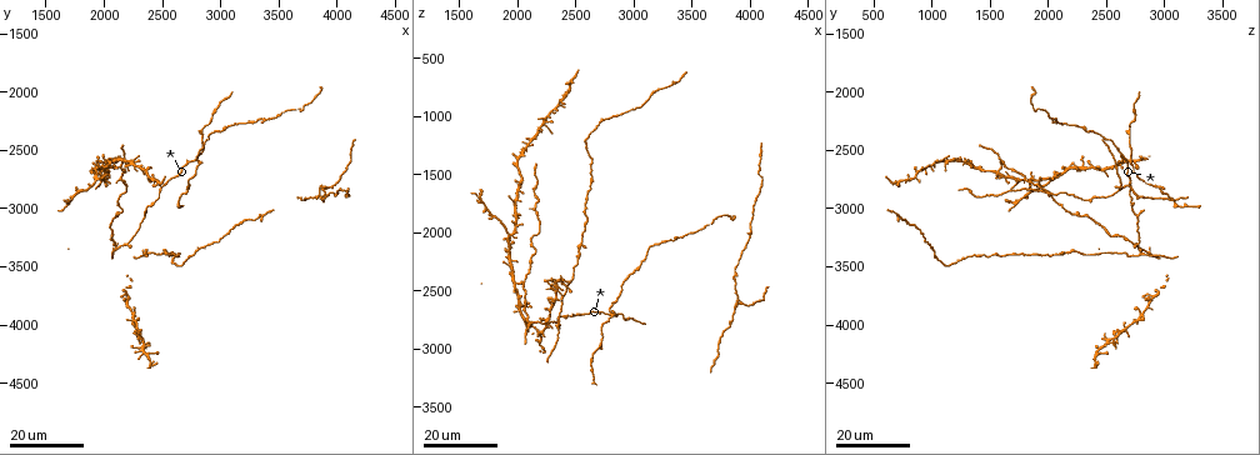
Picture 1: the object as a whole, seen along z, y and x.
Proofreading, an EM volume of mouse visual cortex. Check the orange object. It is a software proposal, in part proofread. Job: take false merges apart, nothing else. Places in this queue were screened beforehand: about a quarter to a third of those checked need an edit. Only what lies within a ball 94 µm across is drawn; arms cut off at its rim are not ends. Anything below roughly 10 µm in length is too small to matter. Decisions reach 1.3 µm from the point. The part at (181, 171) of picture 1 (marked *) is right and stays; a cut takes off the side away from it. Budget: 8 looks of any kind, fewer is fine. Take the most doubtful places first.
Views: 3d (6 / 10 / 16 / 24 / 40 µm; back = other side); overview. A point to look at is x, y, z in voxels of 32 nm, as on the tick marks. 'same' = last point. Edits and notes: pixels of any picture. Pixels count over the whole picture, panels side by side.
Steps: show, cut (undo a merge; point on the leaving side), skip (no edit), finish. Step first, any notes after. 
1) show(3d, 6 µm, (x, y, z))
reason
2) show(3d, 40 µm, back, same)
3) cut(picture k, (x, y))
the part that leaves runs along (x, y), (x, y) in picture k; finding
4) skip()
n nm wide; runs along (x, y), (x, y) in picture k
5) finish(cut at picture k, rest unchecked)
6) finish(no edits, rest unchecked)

show(3d, 16 µm, (2820, 2600, 2680))

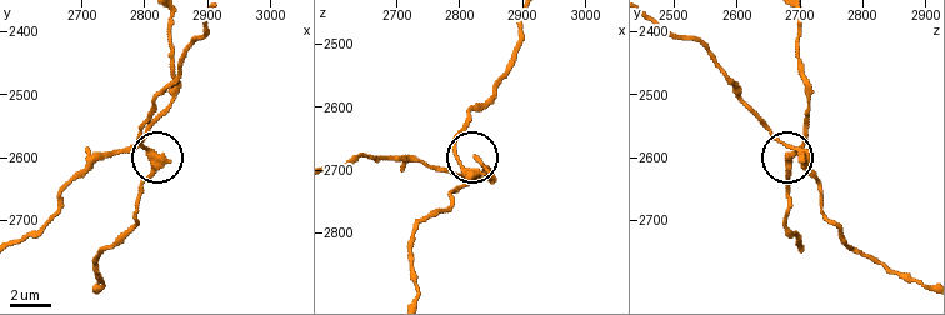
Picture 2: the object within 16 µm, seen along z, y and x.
show(3d, 10 µm, (2810, 2595, 2700))

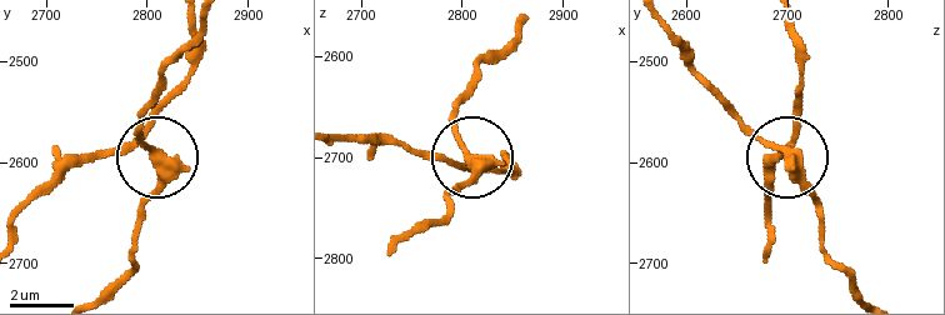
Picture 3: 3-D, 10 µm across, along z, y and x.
skip()
5 arms; runs along (336, 141), (385, 141), (474, 160), (458, 189) in picture 3; all the same neuron

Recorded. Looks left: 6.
show(3d, 16 µm, (3880, 2840, 2600))
four or more arms meet

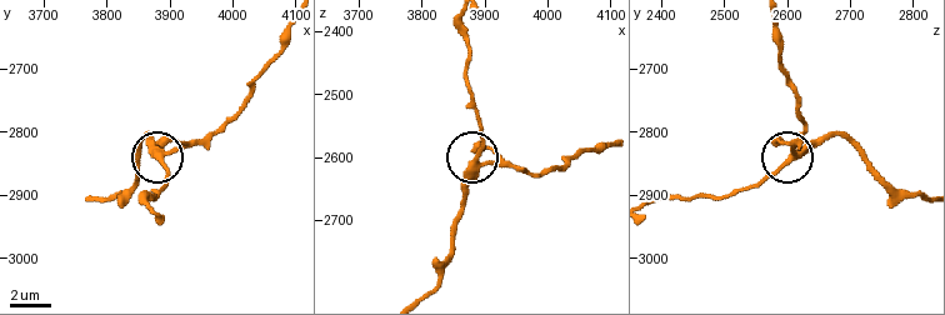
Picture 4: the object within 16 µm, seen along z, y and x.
show(3d, 10 µm, (3895, 2835, 2610))

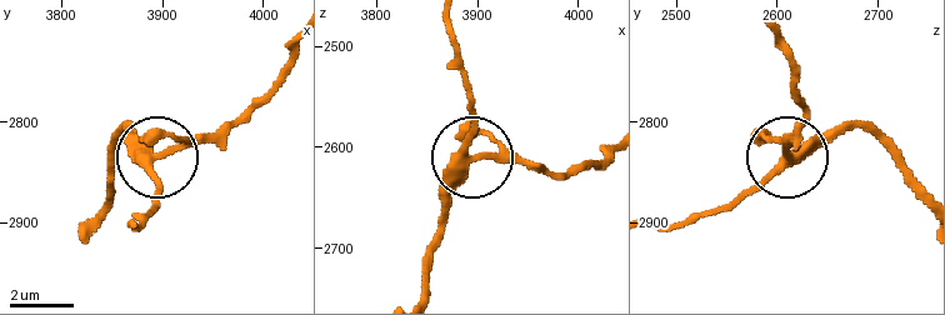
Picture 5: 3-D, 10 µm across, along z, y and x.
skip()
4 arms; continuous, no second neuron

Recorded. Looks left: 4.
show(3d, 16 µm, (2120, 2760, 1800))
three arms meet

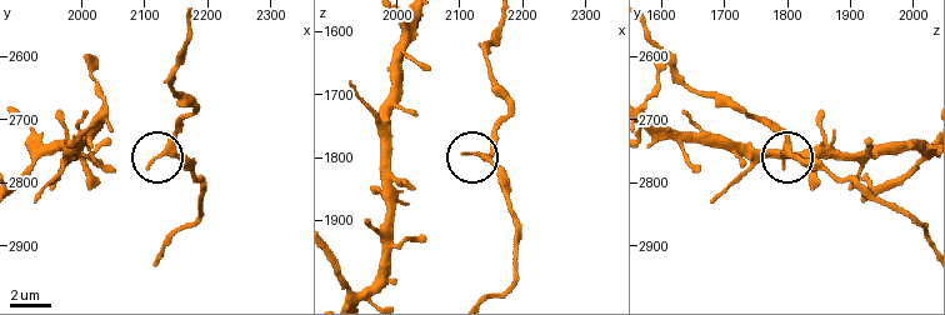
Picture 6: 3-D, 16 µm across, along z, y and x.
show(3d, 6 µm, (2140, 2745, 1805))
closer look

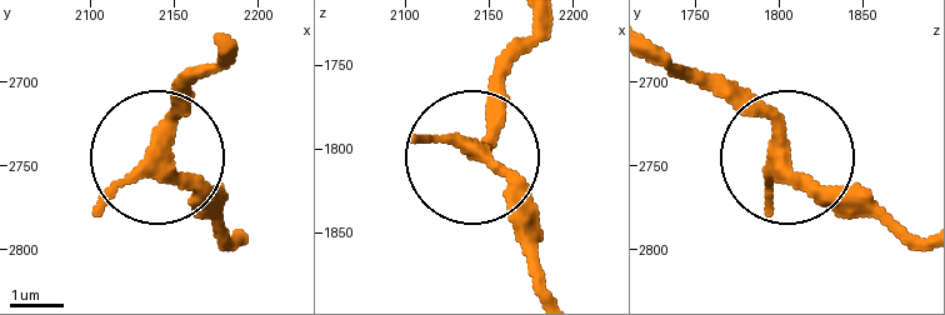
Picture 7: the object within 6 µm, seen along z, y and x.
skip()
3 arms; all the same neuron

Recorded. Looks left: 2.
show(3d, 24 µm, (2100, 3340, 2760))
looks like a crossing

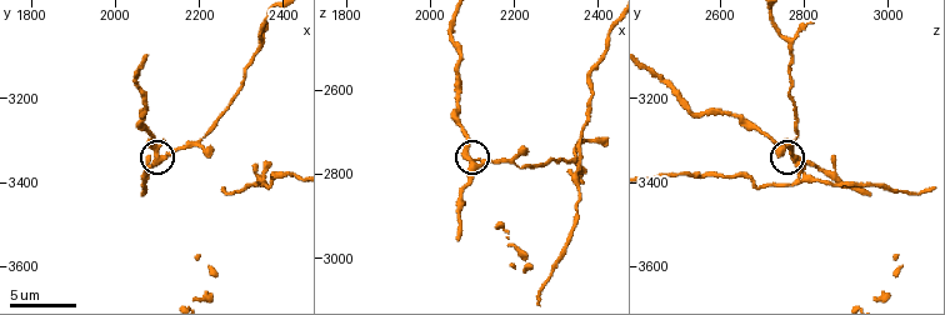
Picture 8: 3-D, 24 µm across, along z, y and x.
show(3d, 6 µm, (2095, 3340, 2775))
zoom in

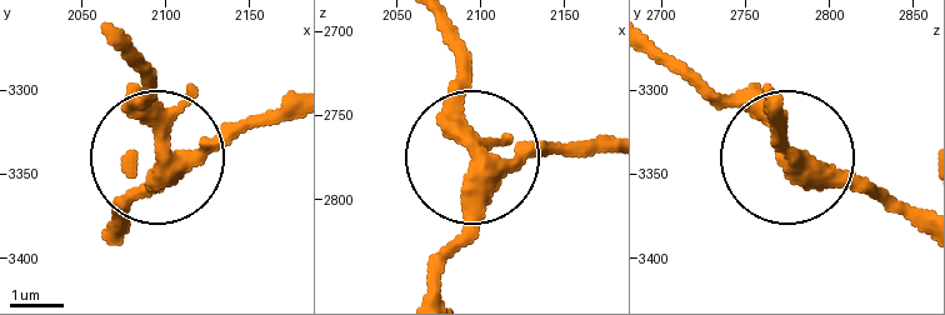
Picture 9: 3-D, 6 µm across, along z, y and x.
skip()
340 nm wide; runs along (286, 103), (151, 160), (116, 236) in picture 9; all the same neuron

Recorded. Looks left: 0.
finish(no edits, rest unchecked)

